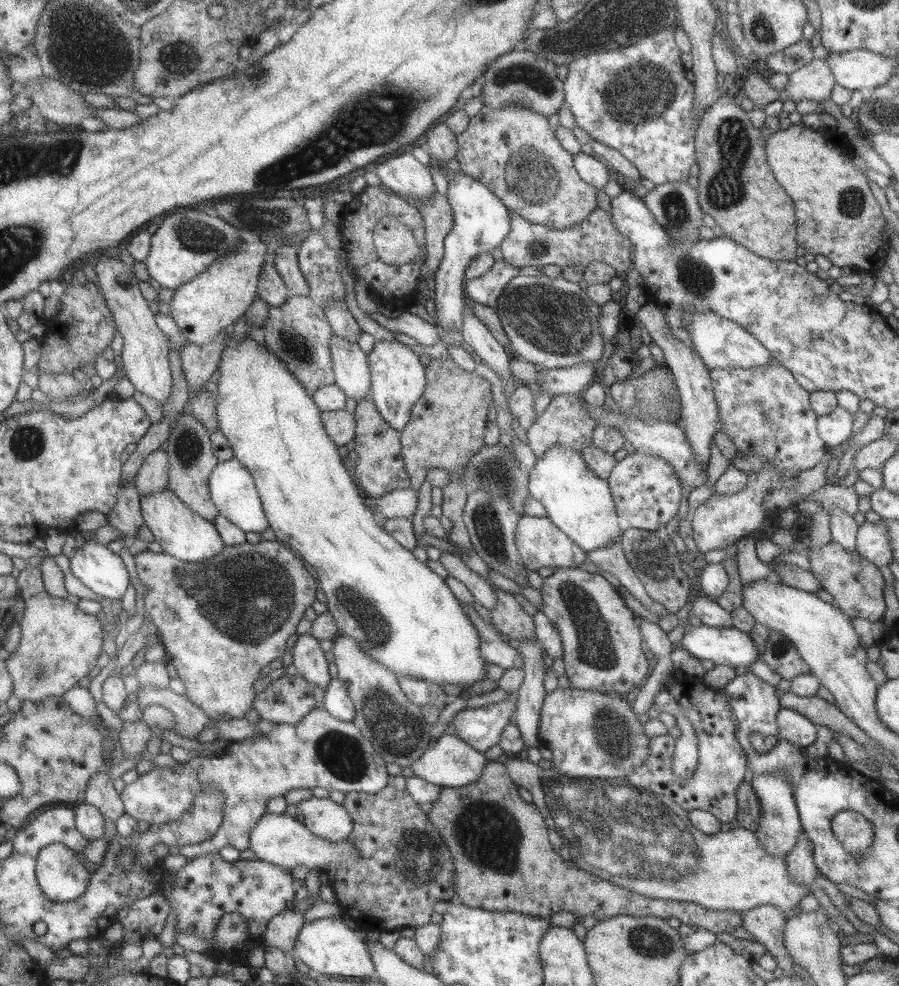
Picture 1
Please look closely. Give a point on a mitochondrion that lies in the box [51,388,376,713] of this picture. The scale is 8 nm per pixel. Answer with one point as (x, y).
(260, 602)

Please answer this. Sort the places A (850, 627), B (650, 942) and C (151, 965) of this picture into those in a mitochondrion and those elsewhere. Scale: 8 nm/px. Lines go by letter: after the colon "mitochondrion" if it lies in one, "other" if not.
A: other
B: mitochondrion
C: other

